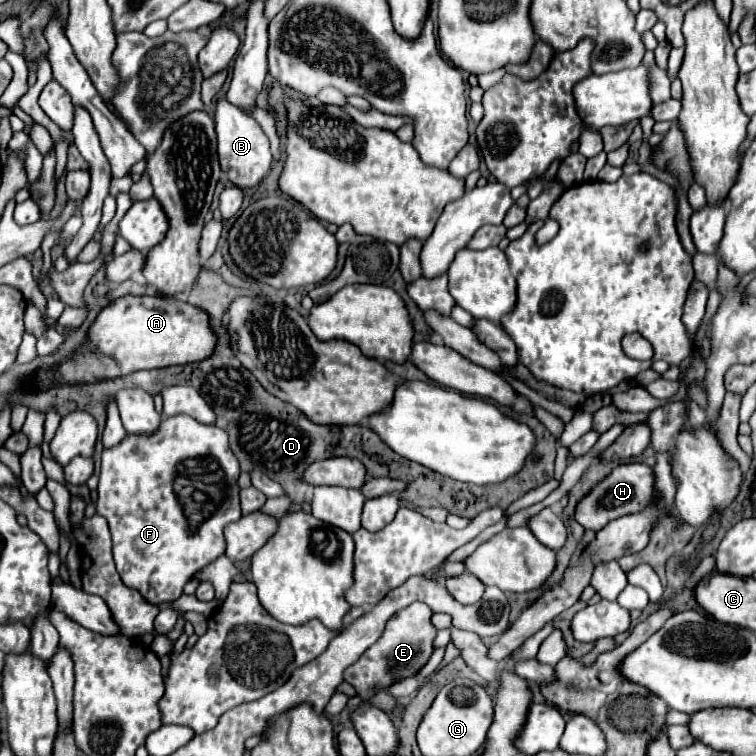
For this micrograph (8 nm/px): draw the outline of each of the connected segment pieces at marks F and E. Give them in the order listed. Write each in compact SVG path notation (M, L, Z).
M174 416L174 418L164 418L160 428L152 434L152 436L126 436L122 440L120 446L116 446L114 450L104 450L102 454L102 470L100 470L100 482L98 482L98 500L96 500L96 514L104 516L108 520L110 526L110 534L112 534L112 552L114 552L114 562L116 562L116 570L122 578L122 582L128 588L138 590L148 602L152 604L160 604L160 602L172 602L176 598L182 596L182 588L184 584L198 572L202 570L206 564L210 564L212 560L216 560L218 556L224 554L224 526L228 522L236 522L242 514L240 514L240 500L238 500L238 476L240 476L240 466L238 460L234 458L230 446L228 446L228 434L218 428L218 426L206 426L196 422L194 418L188 416Z
M414 602L404 610L400 610L398 614L394 614L394 618L388 620L382 638L378 638L378 642L370 646L356 664L346 668L344 682L352 684L358 690L358 696L366 698L366 696L374 696L378 690L388 688L398 678L414 676L434 652L432 640L436 636L436 628L432 626L430 616L432 616L432 610L422 602Z

